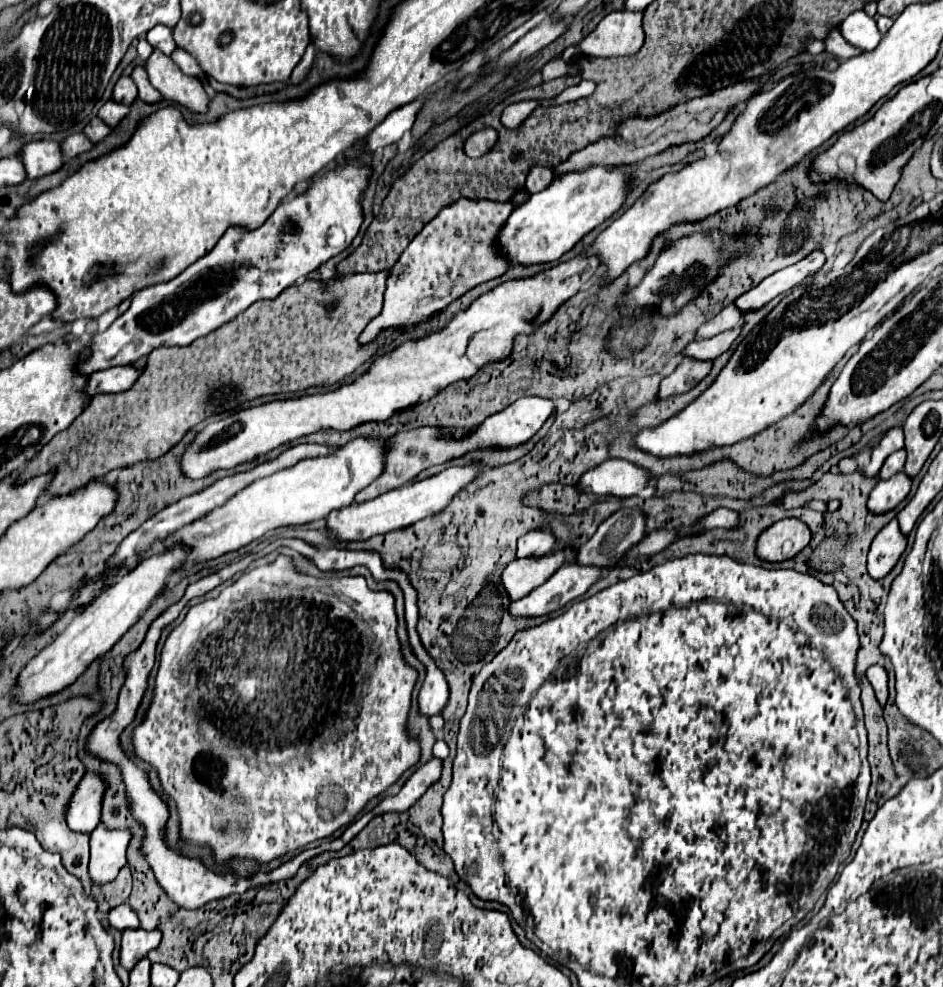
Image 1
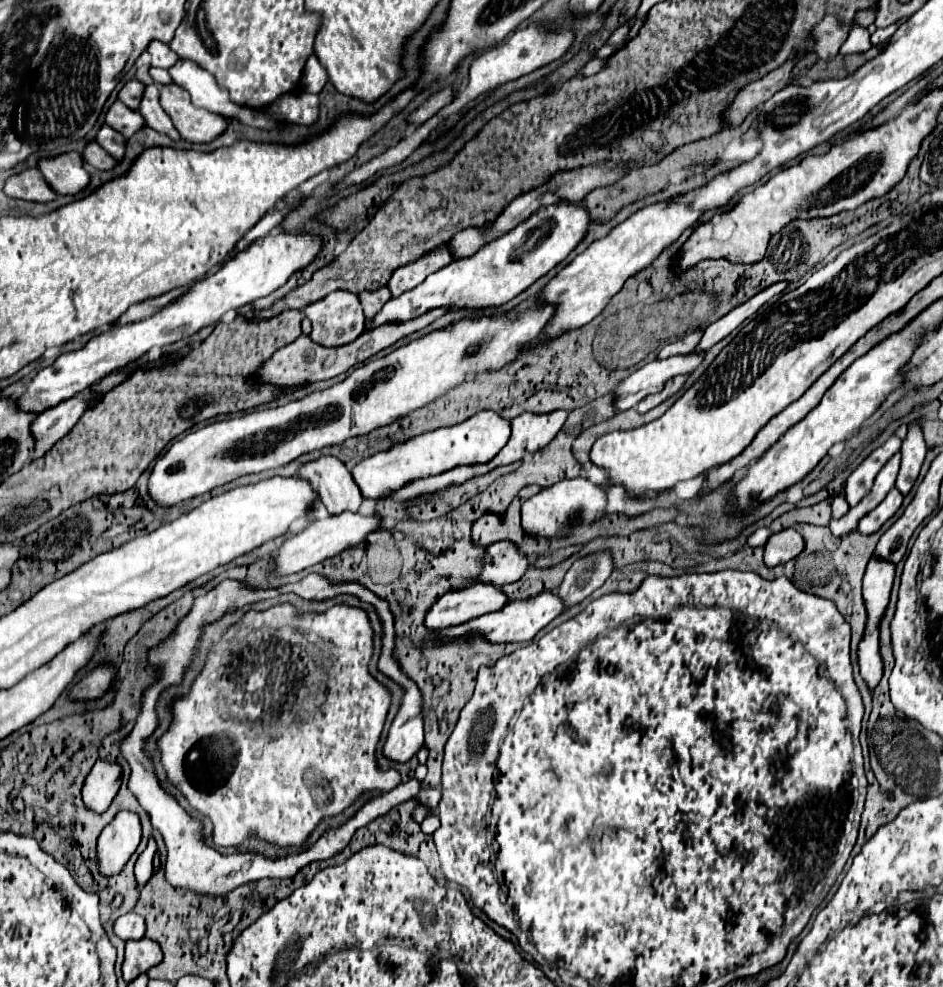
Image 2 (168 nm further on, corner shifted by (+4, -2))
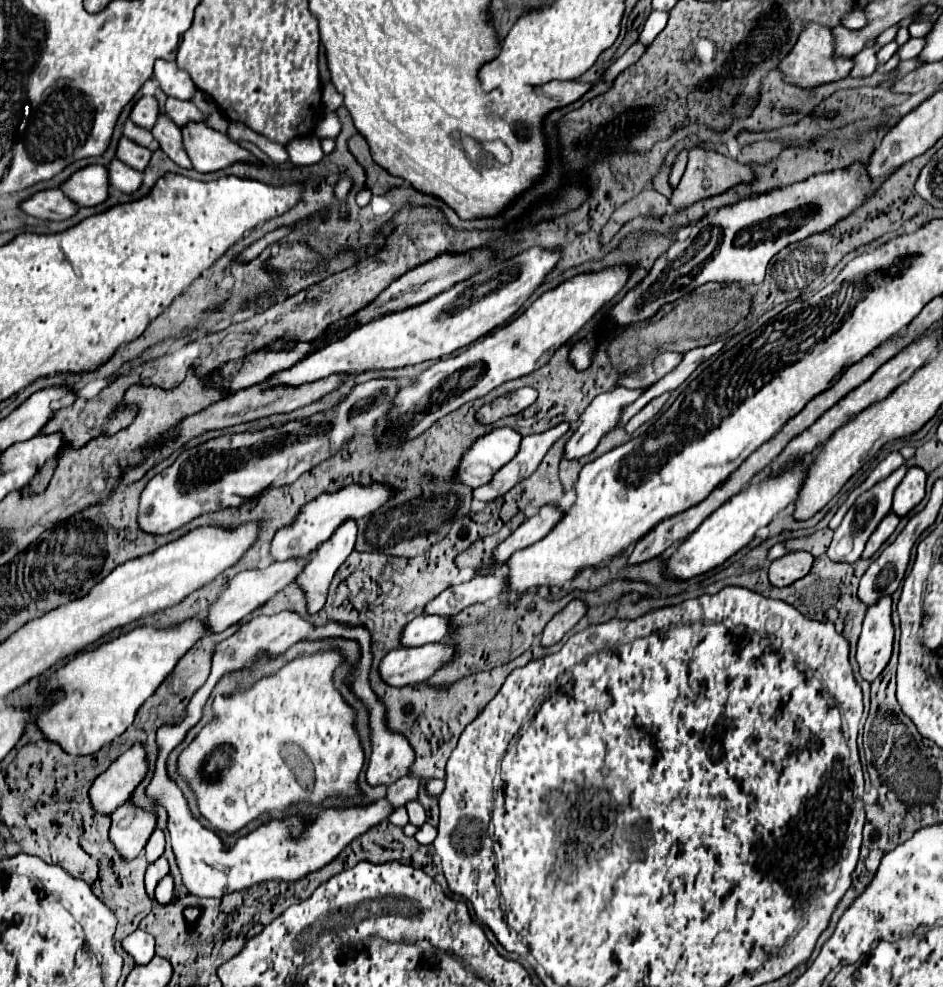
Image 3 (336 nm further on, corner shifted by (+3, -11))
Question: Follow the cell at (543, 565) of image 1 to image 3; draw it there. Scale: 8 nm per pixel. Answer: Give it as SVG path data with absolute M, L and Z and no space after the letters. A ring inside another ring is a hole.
M418 616L406 624L400 636L400 646L424 646L442 642L450 634L448 618L444 616Z

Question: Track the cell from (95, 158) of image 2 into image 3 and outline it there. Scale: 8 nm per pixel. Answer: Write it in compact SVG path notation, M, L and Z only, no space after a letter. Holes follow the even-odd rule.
M112 160L108 172L110 172L110 184L126 194L132 194L142 186L142 178L144 178L142 172L122 164L120 160Z

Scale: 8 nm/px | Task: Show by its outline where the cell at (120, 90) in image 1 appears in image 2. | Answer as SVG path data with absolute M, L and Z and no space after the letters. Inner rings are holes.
M131 79L131 81L127 81L125 85L123 85L123 89L119 91L119 101L123 101L127 107L131 107L131 109L137 109L139 107L139 101L141 101L141 95L143 95L143 83L139 83L139 81L135 81L135 79Z

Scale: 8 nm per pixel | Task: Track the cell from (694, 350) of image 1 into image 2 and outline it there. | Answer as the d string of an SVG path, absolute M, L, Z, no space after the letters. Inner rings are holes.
M691 351L689 355L675 355L669 359L655 359L635 373L631 373L613 393L617 395L617 409L625 411L637 405L651 393L659 393L665 383L681 373L693 373L705 359L707 351Z

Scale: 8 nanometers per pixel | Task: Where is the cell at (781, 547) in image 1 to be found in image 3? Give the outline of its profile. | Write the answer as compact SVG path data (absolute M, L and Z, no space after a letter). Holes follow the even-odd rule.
M790 552L784 558L774 560L770 564L770 568L768 568L770 582L778 588L790 586L810 572L812 562L814 562L814 558L808 552Z

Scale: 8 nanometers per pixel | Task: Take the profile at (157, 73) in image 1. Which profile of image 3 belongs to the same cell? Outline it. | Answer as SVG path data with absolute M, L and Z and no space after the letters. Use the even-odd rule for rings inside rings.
M206 122L184 126L182 136L194 168L202 174L228 168L236 162L260 164L248 150L240 148L226 134L208 128Z

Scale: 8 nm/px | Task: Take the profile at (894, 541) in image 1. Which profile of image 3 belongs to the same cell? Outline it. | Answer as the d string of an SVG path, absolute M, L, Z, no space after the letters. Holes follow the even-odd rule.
M884 596L878 600L878 604L868 608L864 618L856 660L860 664L860 676L866 682L874 682L892 656L894 628L890 620L890 606L890 596Z

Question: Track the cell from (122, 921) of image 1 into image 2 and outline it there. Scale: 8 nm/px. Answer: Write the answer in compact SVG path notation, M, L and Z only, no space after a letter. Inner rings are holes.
M125 913L113 923L113 931L123 941L127 941L127 939L135 939L137 941L137 939L141 939L145 935L145 921L141 919L141 915Z

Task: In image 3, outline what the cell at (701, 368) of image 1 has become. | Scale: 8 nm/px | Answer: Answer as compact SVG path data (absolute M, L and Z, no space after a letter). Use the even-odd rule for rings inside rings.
M662 394L662 396L654 398L650 404L646 404L646 406L644 406L644 408L642 408L642 410L640 410L640 412L638 412L638 414L624 426L626 432L632 434L636 428L640 428L644 422L648 422L648 420L650 420L650 418L664 406L664 402L668 400L668 396L670 396L670 394Z

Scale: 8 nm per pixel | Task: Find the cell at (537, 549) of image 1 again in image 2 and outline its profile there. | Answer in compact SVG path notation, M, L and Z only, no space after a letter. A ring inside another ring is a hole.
M497 541L489 547L489 559L485 555L485 567L479 575L479 581L493 585L507 585L527 571L529 561L527 555L513 541Z

